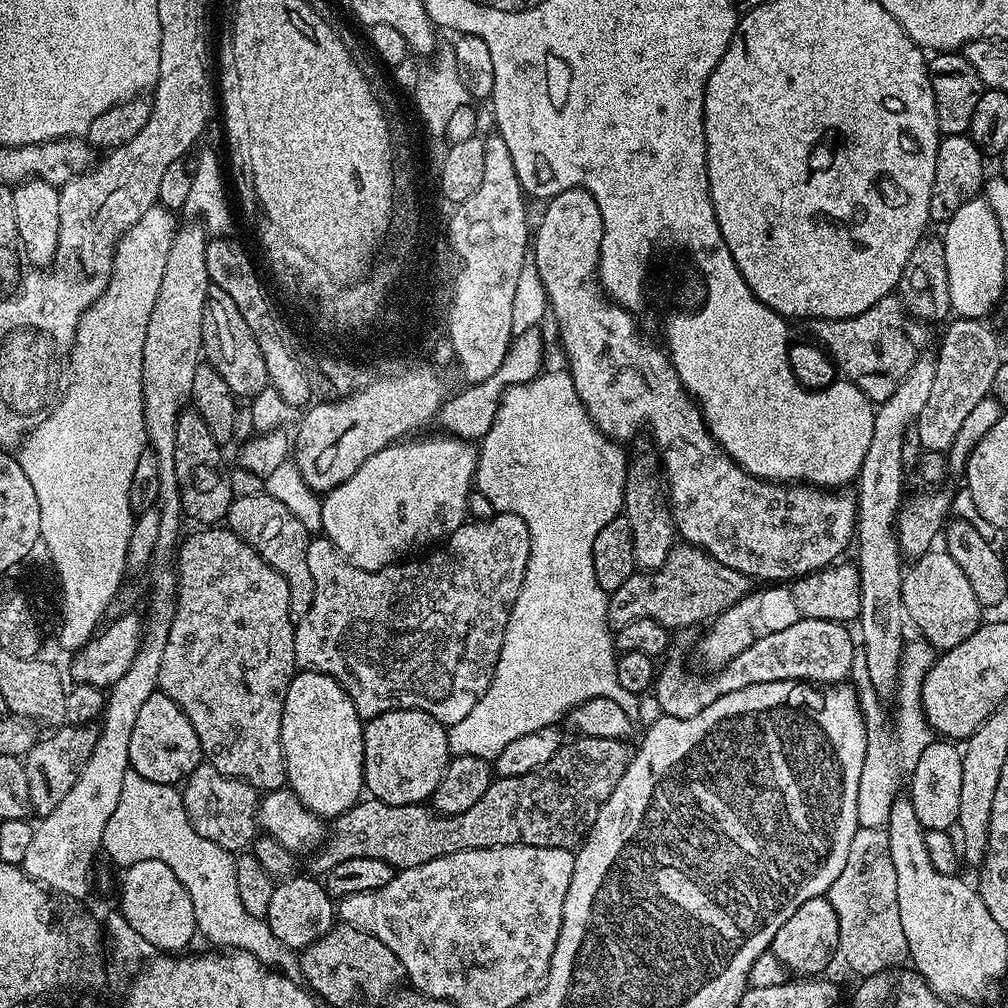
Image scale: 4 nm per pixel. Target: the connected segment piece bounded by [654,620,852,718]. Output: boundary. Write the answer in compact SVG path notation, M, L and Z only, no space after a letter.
M798 621L786 630L754 641L748 649L733 658L727 667L709 675L712 676L709 680L691 676L680 660L665 659L665 664L661 663L656 673L654 695L663 715L690 718L698 714L698 710L706 710L706 706L722 698L722 694L730 694L734 690L742 690L742 686L758 682L802 680L817 686L831 686L843 681L847 677L844 675L852 668L852 636L847 630L843 623L834 621Z

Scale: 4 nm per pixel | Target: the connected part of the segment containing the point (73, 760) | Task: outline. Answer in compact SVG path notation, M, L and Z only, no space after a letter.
M77 724L61 726L48 735L52 736L37 739L35 746L23 757L26 782L30 782L32 812L37 817L50 814L50 810L70 794L70 788L78 782L84 767L90 762L90 754L94 754L98 732L92 724Z

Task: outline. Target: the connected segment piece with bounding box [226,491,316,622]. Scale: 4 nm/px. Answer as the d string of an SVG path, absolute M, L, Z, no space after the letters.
M264 491L256 496L237 496L233 499L226 517L227 527L239 534L248 545L260 555L265 562L282 578L286 578L290 590L290 618L298 622L306 618L310 606L314 602L316 583L310 575L310 565L306 562L306 550L310 534L306 527L277 499Z

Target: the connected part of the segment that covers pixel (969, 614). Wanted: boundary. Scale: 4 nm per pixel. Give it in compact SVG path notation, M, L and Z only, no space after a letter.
M933 550L915 557L909 564L912 565L909 568L907 565L902 572L900 593L904 614L911 627L913 624L920 631L917 633L937 650L947 650L958 646L958 642L966 642L982 623L982 605L958 562L950 558L947 550Z

